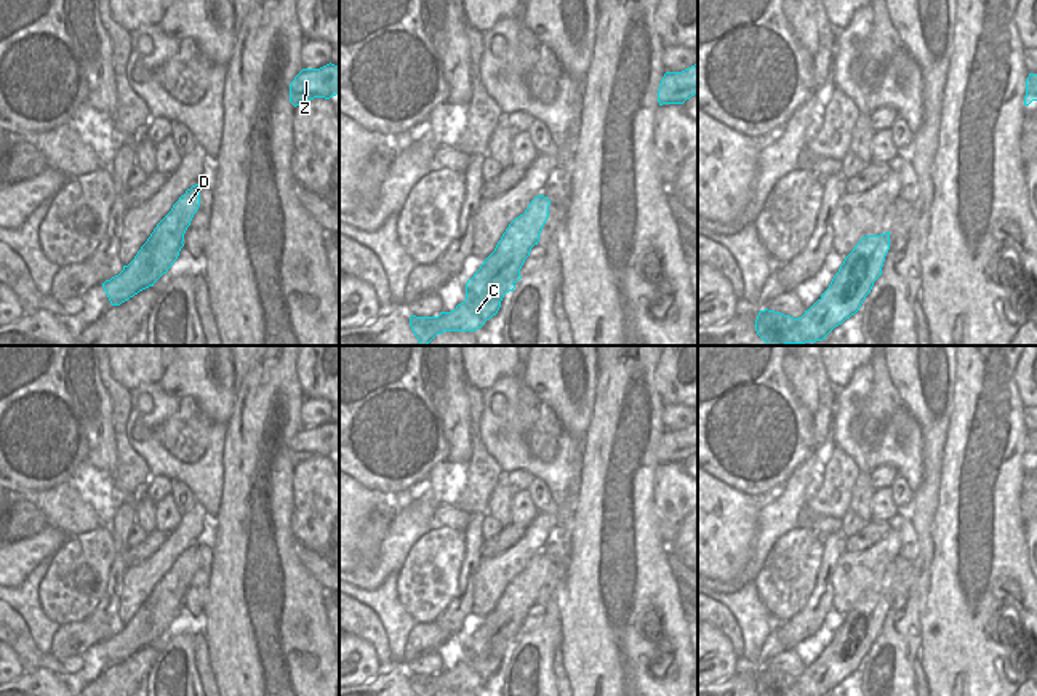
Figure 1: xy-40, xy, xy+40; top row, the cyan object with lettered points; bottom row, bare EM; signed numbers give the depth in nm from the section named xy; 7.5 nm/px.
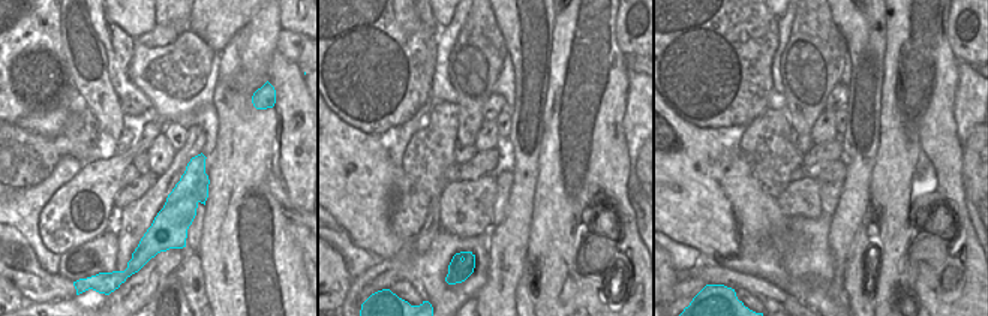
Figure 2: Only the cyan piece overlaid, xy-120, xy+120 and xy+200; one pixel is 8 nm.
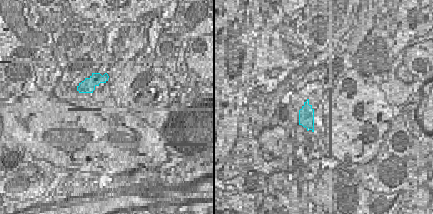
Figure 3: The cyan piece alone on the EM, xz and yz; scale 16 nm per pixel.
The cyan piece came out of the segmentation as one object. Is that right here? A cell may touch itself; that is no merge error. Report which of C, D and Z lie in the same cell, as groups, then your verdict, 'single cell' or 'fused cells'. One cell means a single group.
C D / Z; fused cells

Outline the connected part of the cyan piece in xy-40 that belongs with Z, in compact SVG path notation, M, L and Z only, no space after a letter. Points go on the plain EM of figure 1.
M339 424L302 427L290 442L290 461L296 466L314 456L330 458L339 453Z

